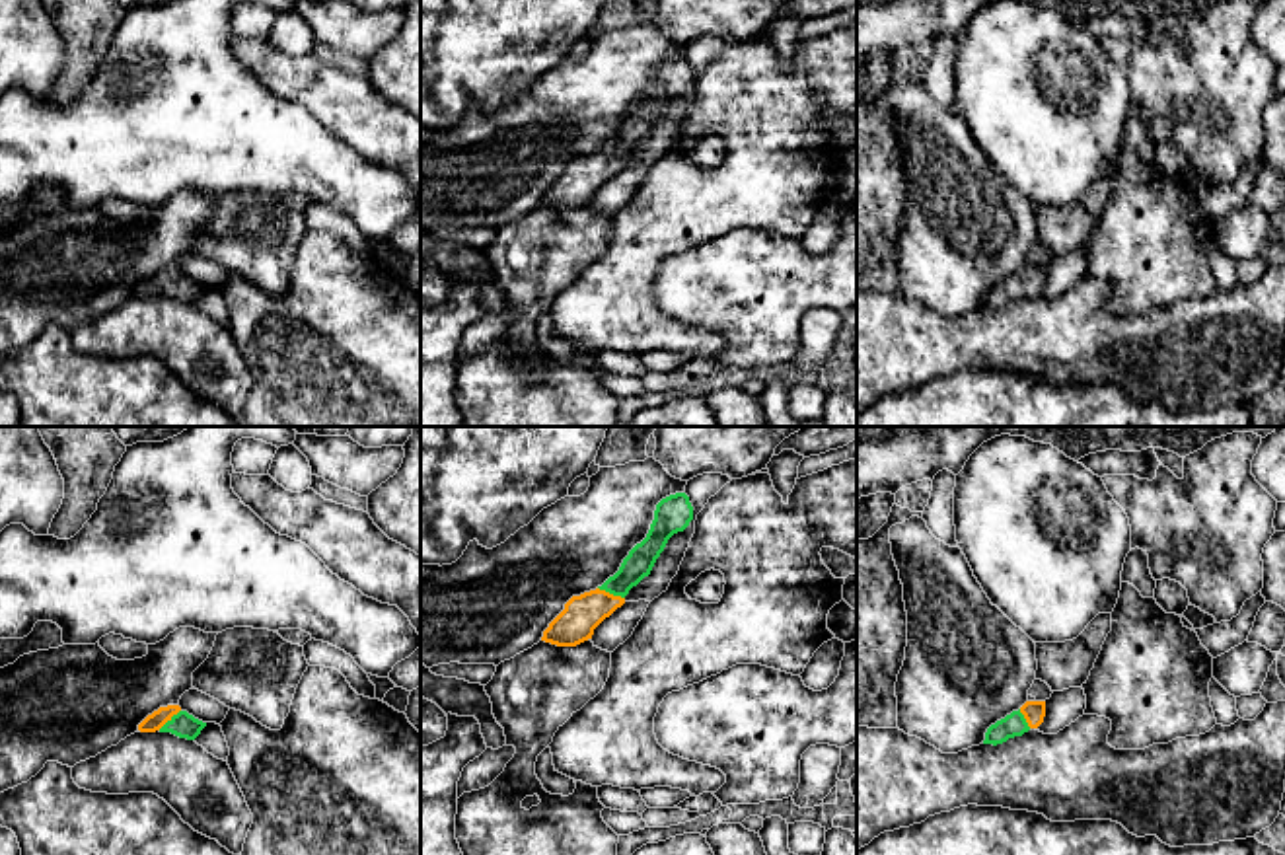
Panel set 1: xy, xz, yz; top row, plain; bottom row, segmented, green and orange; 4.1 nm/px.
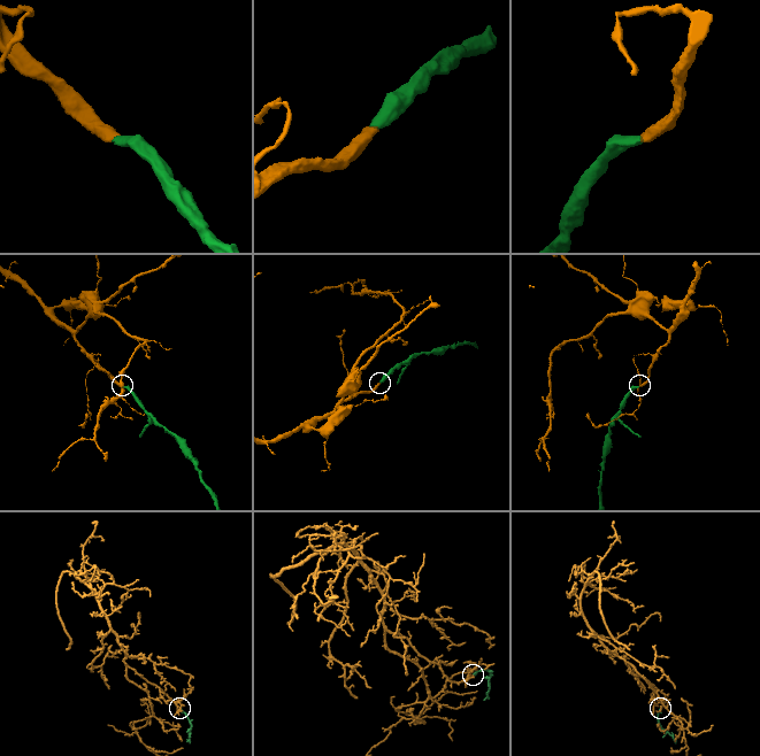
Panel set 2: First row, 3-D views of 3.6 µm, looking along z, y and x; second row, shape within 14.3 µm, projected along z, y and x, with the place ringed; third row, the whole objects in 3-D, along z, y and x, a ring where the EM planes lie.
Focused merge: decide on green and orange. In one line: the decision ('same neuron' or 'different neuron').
same neuron

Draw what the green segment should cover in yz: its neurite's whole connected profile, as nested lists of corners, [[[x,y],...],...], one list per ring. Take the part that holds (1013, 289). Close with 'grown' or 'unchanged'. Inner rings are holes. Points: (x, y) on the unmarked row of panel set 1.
[[[1026,265],[1018,275],[991,288],[983,308],[1003,308],[1009,302],[1022,300],[1030,292],[1038,292],[1046,280],[1046,265]]]; grown

